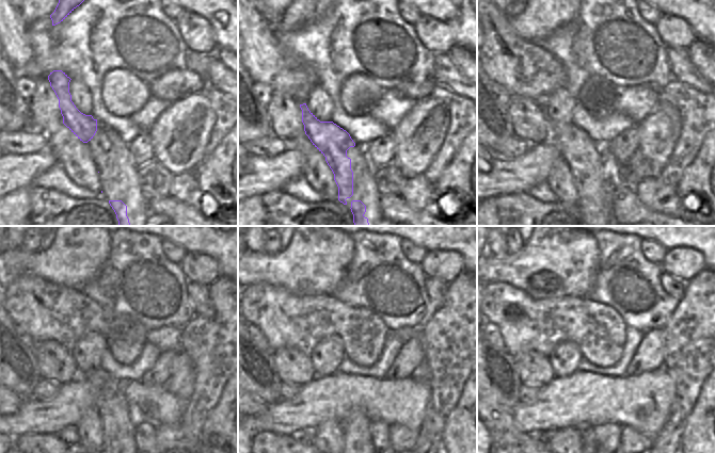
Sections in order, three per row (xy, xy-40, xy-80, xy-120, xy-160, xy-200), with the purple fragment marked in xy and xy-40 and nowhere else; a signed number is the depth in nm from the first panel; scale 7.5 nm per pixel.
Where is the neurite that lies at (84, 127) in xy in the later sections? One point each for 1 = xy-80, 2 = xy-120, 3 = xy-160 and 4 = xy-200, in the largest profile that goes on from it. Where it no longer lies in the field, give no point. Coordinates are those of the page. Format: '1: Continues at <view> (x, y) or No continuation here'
1: Continues at xy-80 (574, 145)
2: Continues at xy-120 (117, 442)
3: Continues at xy-160 (358, 441)
4: Continues at xy-200 (589, 442)

